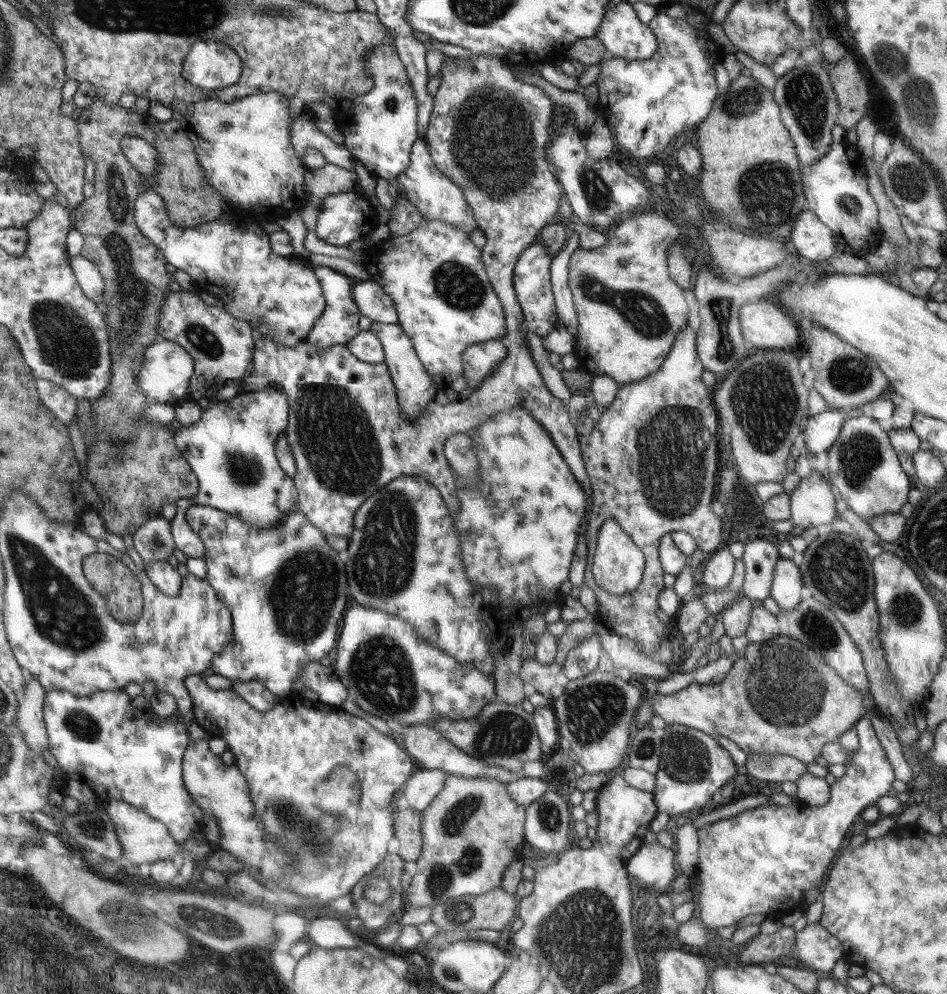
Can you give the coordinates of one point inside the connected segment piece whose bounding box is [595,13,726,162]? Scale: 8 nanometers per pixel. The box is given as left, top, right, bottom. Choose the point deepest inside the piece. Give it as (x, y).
(647, 103)

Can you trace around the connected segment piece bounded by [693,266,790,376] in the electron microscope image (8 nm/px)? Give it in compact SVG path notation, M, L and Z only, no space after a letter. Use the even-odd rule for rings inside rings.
M785 266L768 270L754 278L746 278L740 284L730 284L711 271L709 268L700 268L696 274L694 292L699 303L698 314L700 327L696 333L696 347L699 362L706 370L726 376L745 356L755 354L758 349L744 339L739 321L739 310L746 302L763 300L765 296L776 293L780 288L790 284Z

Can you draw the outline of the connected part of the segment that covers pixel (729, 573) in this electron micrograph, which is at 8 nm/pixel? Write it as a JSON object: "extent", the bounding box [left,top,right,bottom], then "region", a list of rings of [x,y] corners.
{"extent":[701,546,736,590],"region":[[[728,546],[715,551],[704,566],[701,582],[714,590],[724,590],[732,580],[736,558],[730,553]]]}

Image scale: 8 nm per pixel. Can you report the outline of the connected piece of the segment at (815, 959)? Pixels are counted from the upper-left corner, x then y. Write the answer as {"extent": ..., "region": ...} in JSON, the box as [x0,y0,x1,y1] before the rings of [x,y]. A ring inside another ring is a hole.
{"extent":[795,922,843,976],"region":[[[819,922],[807,924],[795,933],[798,958],[820,976],[831,976],[836,962],[843,958],[842,943]]]}

